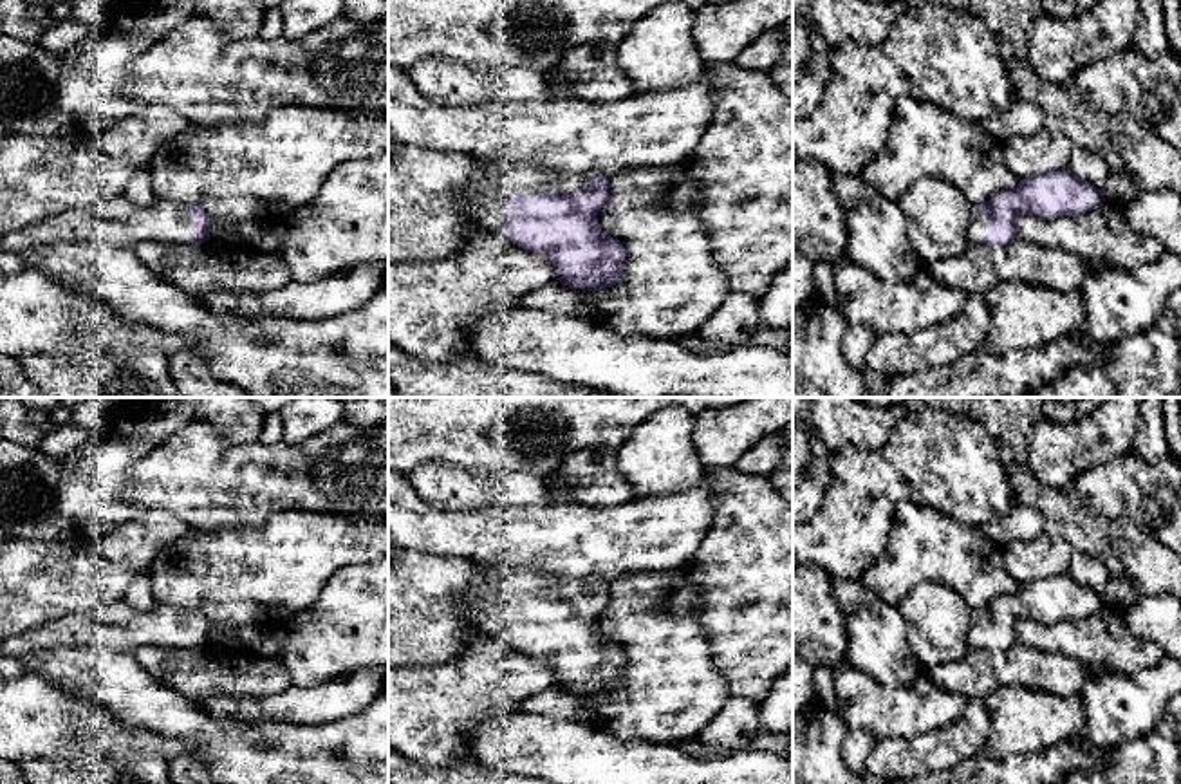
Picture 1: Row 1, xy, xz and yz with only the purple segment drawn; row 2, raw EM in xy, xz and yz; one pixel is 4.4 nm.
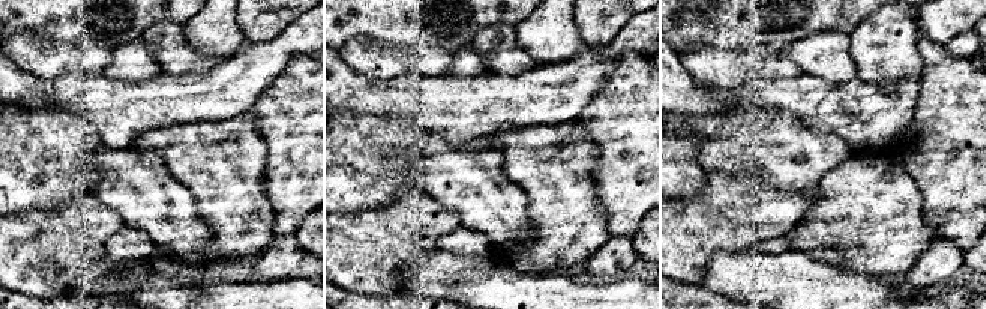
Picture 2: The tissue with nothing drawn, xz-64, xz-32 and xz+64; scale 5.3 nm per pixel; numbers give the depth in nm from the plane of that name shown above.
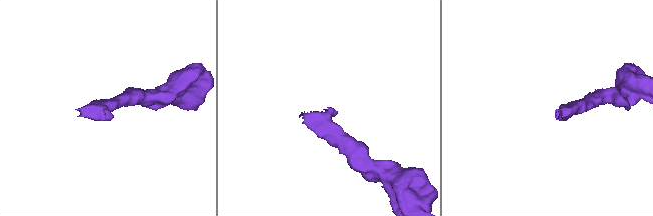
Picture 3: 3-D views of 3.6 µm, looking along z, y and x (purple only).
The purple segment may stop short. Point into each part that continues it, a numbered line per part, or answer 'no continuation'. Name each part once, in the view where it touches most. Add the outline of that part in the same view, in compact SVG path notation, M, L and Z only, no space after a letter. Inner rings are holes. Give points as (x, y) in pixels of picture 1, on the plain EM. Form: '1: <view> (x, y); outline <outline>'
1: xz (483, 604); outline M482 562L484 576L459 600L459 618L489 634L500 634L506 621L506 603L522 598L574 598L592 589L589 578L558 580L535 565L502 565Z

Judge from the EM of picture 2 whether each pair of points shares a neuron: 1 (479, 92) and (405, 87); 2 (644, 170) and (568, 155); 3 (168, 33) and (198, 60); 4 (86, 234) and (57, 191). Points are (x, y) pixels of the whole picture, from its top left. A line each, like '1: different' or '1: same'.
1: same
2: different
3: same
4: different

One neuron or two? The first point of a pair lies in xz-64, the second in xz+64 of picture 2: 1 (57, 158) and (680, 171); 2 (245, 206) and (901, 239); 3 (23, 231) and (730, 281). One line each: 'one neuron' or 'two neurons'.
1: one neuron
2: one neuron
3: two neurons

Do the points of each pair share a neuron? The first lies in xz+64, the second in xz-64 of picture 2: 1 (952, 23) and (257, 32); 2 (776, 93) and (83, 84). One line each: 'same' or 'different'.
1: same
2: same

